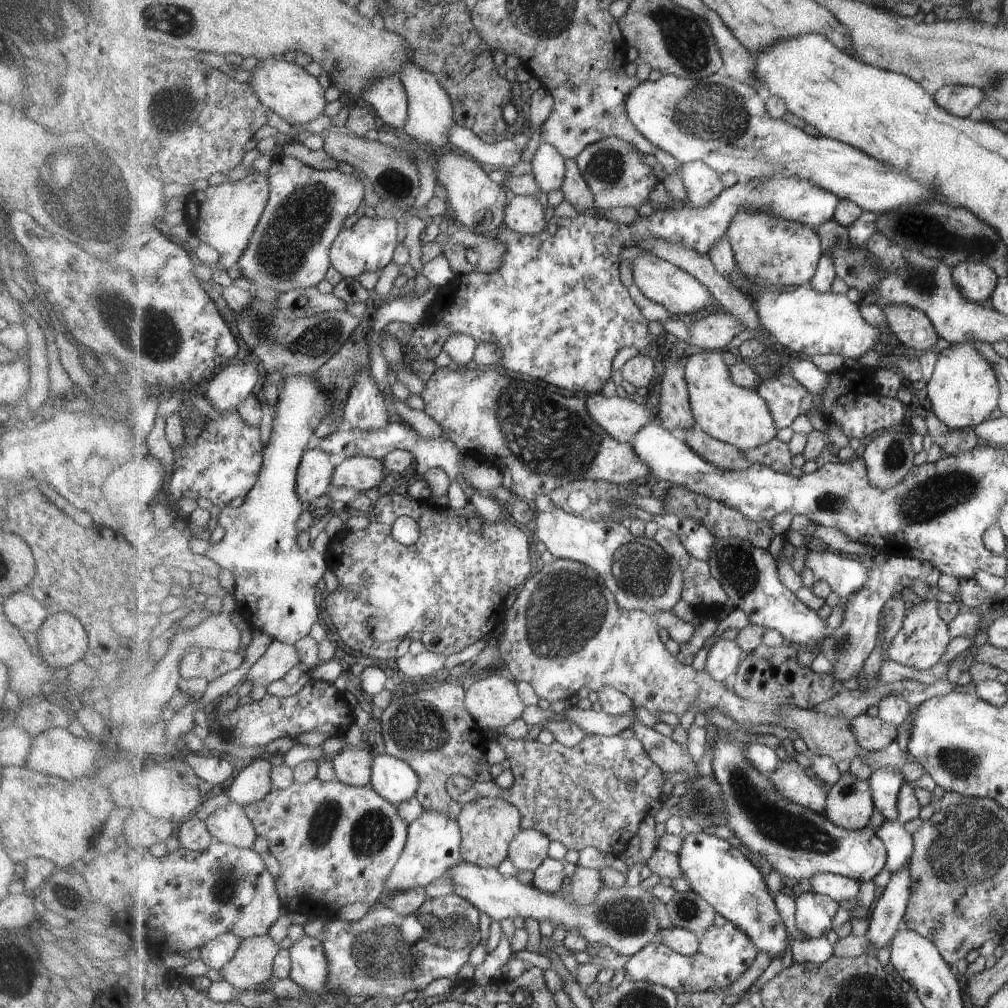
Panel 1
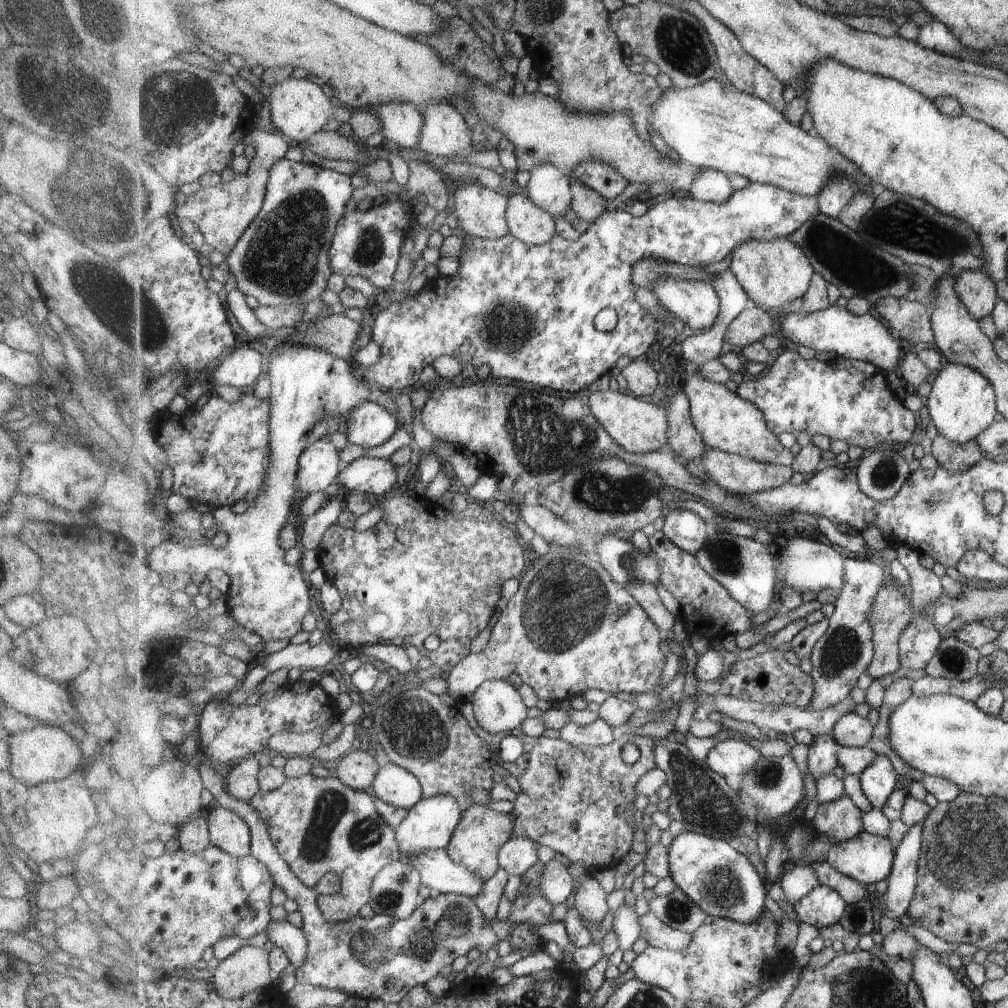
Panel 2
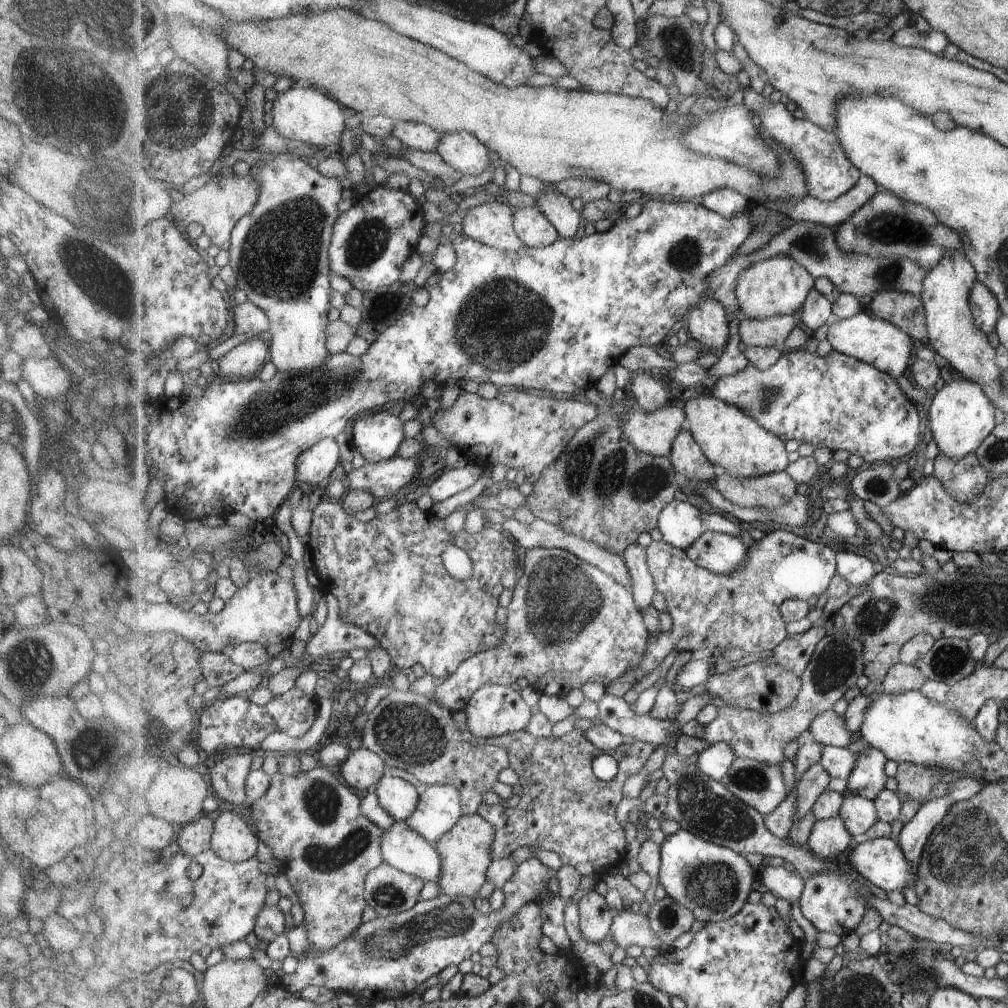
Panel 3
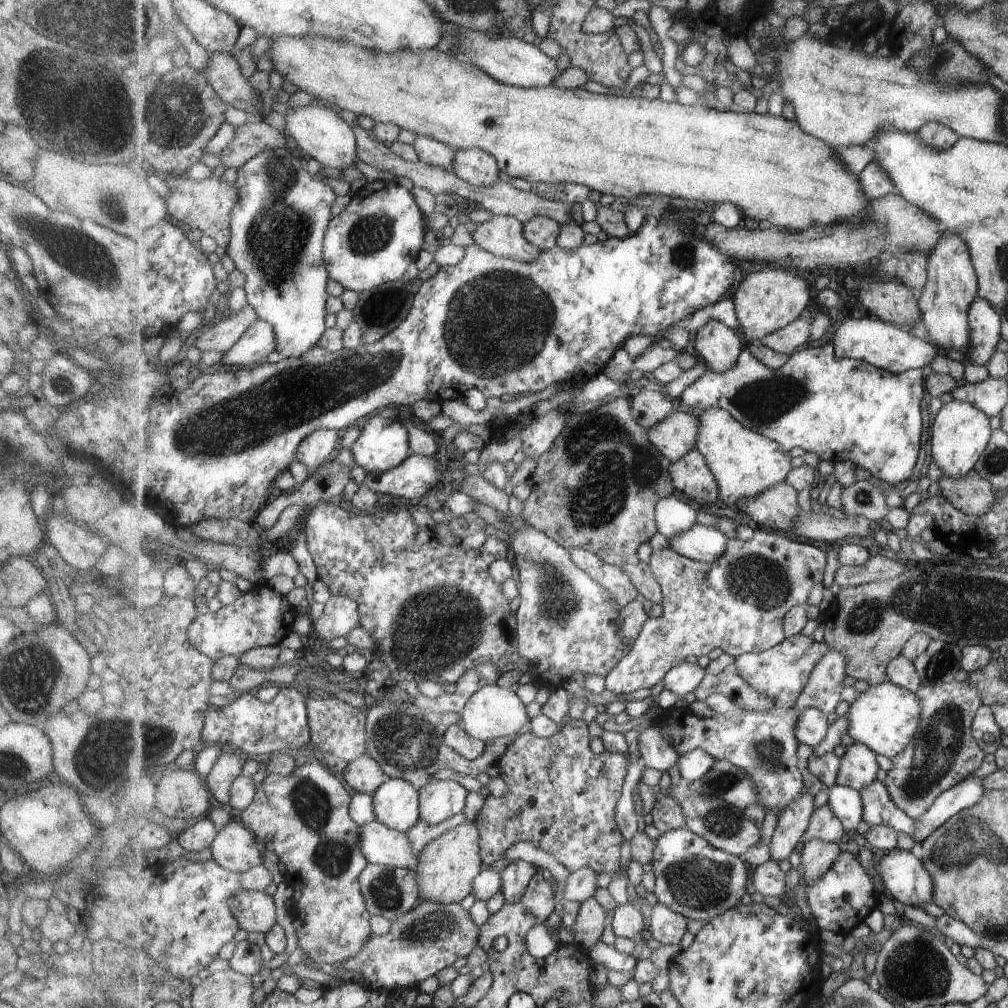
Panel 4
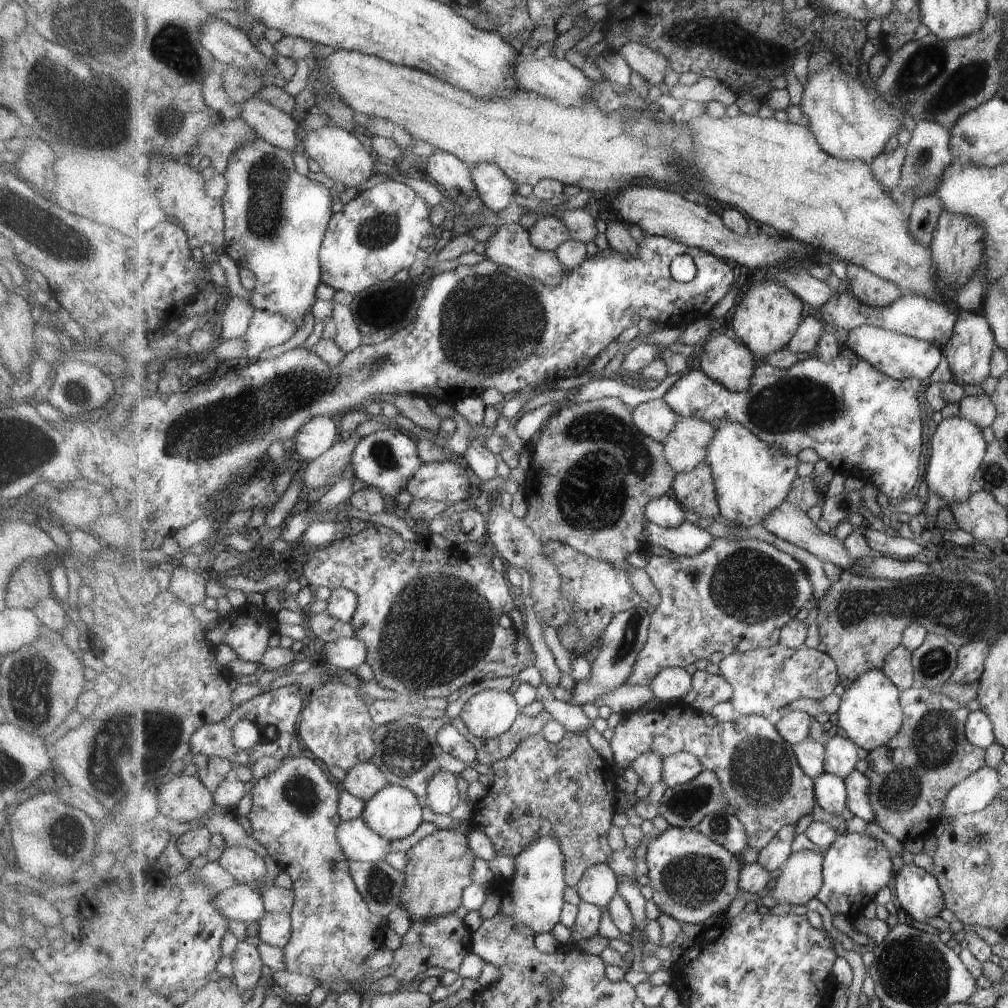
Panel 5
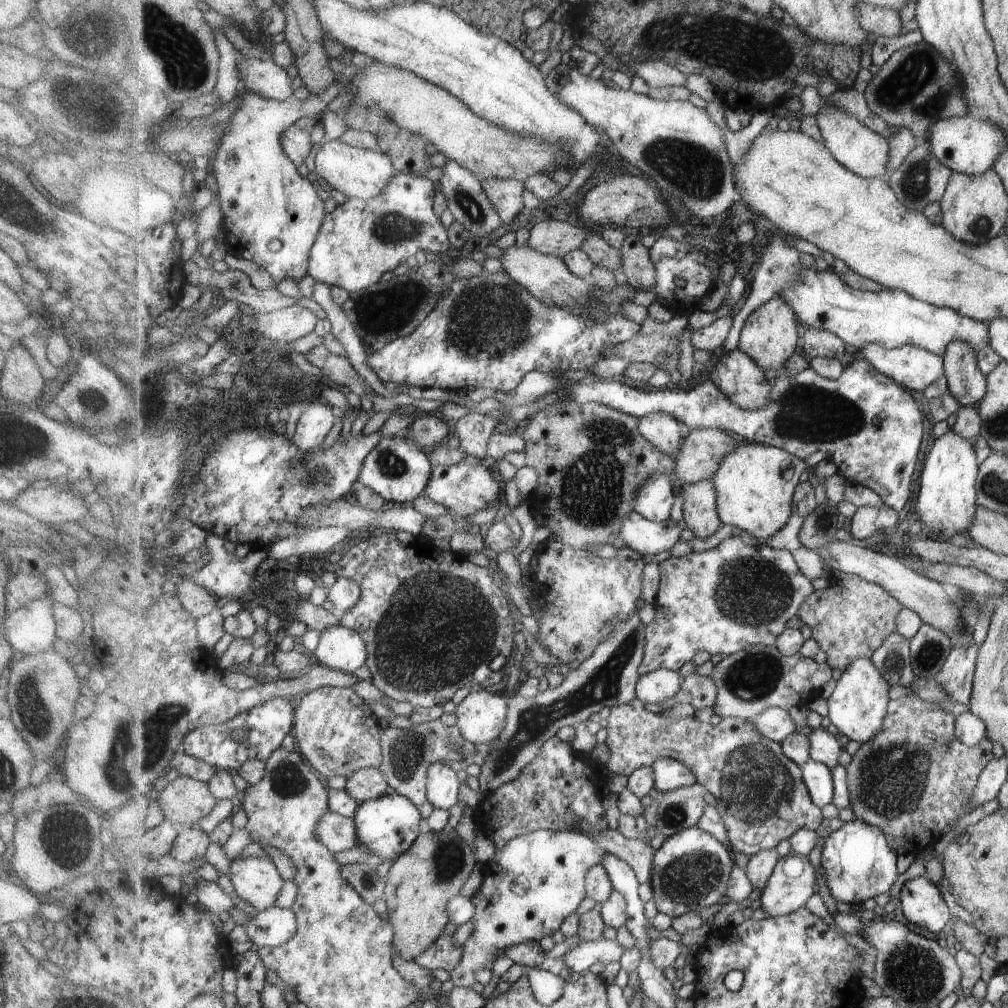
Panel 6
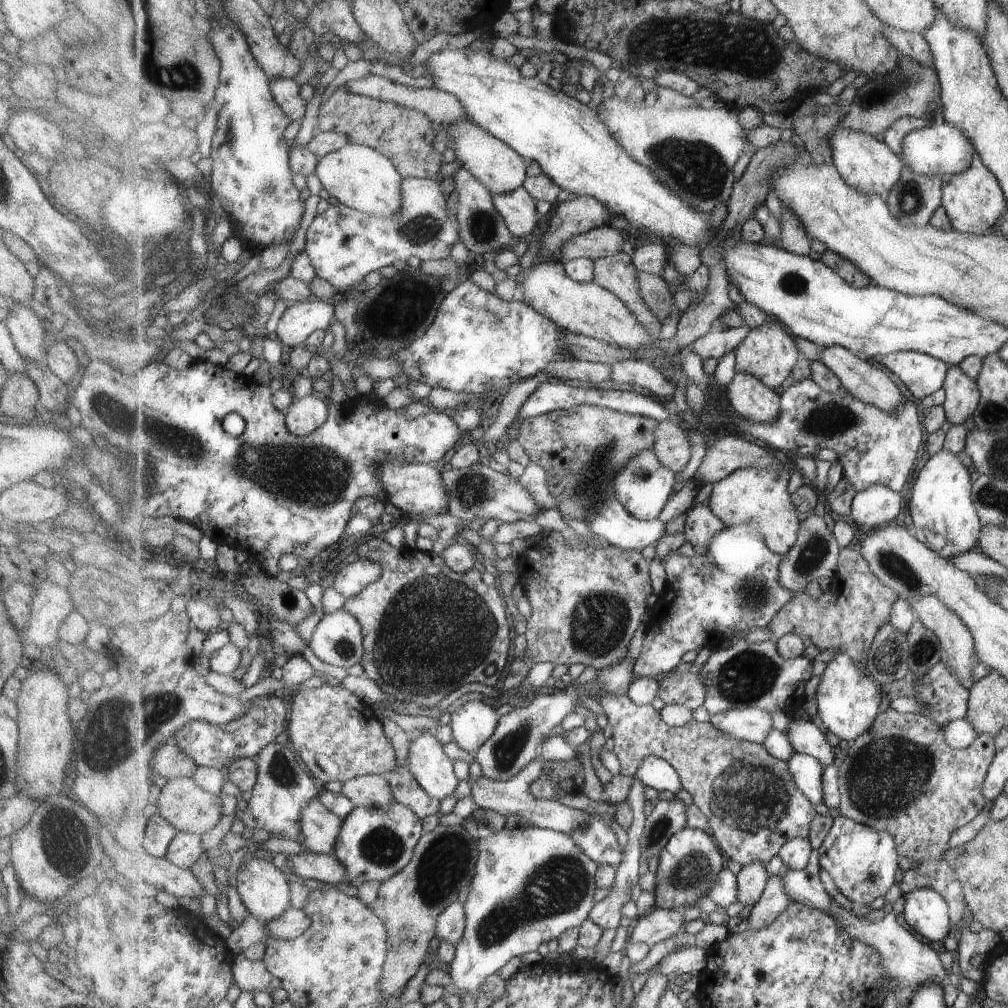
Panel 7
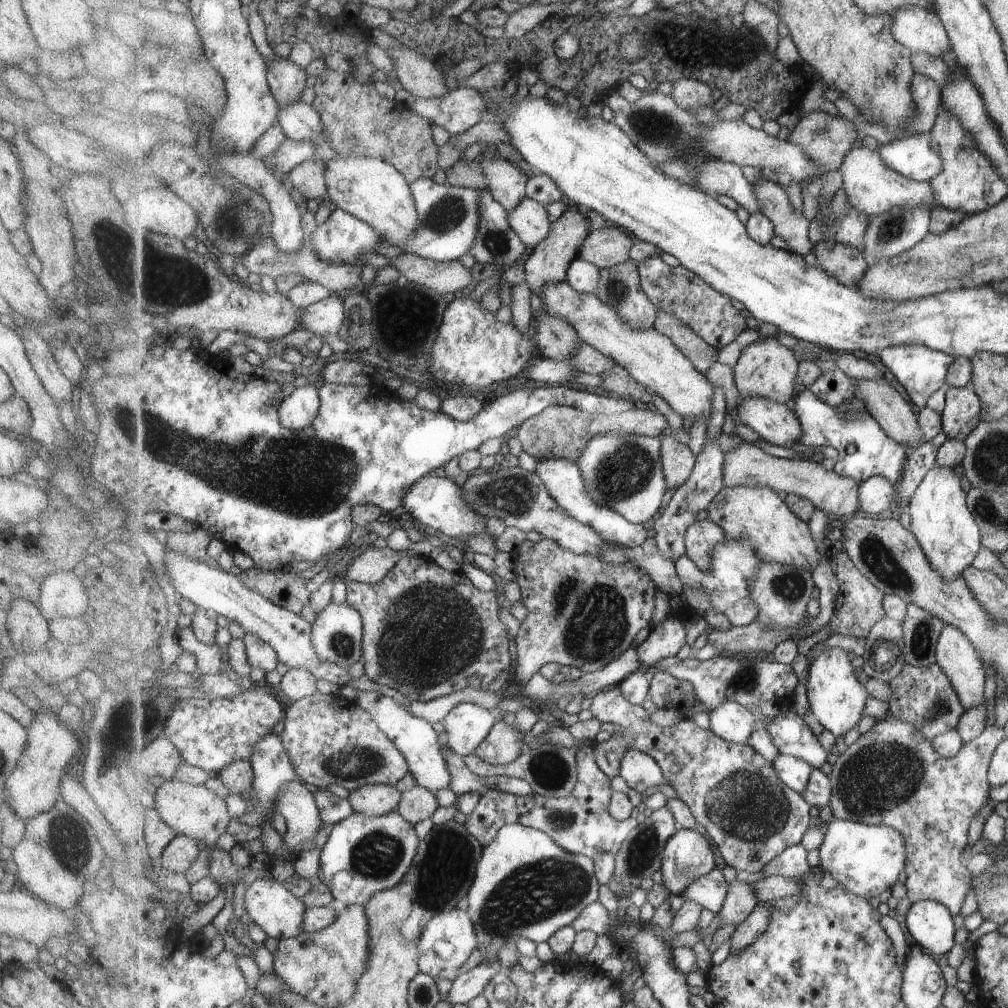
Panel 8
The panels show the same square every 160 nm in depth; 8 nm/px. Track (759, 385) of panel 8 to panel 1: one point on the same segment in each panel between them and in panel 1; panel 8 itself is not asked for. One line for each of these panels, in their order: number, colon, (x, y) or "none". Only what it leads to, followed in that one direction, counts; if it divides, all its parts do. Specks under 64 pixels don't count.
1: (771, 251)
2: (776, 274)
3: (776, 287)
4: (766, 301)
5: (766, 320)
6: (772, 334)
7: (770, 353)

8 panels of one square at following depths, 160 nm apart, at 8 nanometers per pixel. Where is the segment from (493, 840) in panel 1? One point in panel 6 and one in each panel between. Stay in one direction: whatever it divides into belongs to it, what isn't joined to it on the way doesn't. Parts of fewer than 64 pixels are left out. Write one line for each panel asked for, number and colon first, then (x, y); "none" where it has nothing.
2: (481, 835)
3: (466, 851)
4: (450, 865)
5: (439, 868)
6: (421, 882)

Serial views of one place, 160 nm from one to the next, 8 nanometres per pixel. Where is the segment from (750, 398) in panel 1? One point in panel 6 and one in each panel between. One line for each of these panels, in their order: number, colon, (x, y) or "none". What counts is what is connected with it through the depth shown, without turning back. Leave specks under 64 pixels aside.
2: (726, 421)
3: (734, 441)
4: (745, 463)
5: (753, 479)
6: (756, 484)

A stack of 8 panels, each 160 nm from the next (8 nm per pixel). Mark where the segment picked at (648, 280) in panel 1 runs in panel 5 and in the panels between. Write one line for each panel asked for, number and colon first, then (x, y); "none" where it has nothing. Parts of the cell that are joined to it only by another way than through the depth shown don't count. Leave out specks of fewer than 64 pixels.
2: (696, 304)
3: (707, 323)
4: (719, 346)
5: (725, 359)

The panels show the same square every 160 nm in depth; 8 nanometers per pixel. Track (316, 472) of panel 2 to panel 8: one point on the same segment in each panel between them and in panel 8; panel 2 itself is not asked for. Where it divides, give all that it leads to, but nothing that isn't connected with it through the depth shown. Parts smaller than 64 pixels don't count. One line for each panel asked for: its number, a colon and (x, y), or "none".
3: (315, 465)
4: (320, 447)
5: (320, 434)
6: (315, 423)
7: (303, 417)
8: (297, 411)

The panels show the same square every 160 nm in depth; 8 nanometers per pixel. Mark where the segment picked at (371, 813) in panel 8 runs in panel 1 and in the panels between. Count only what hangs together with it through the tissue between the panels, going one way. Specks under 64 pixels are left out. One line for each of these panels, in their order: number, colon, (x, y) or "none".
1: (353, 766)
2: (358, 770)
3: (362, 771)
4: (365, 775)
5: (366, 779)
6: (369, 783)
7: (373, 790)

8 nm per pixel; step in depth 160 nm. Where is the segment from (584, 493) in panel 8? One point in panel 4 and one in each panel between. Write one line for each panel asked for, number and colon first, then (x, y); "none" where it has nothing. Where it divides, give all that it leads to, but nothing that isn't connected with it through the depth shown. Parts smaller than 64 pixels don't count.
4: (706, 544)
5: (686, 539)
6: (647, 537)
7: (614, 523)

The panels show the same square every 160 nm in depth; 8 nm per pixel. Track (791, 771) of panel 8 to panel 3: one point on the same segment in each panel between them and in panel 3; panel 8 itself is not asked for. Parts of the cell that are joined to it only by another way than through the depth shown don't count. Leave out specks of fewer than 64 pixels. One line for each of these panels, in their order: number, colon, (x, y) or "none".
3: (859, 813)
4: (847, 803)
5: (831, 790)
6: (818, 777)
7: (808, 772)

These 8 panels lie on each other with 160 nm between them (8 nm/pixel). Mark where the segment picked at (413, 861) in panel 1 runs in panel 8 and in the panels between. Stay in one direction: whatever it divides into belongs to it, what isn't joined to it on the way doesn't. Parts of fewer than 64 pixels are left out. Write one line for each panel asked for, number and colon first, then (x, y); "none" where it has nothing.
2: (431, 824)
3: (440, 807)
4: (440, 800)
5: (443, 795)
6: (443, 784)
7: (435, 772)
8: (414, 736)

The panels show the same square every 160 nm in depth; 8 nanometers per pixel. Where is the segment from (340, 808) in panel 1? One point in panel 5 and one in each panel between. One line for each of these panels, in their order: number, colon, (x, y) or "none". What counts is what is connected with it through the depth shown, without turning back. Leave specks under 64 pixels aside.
2: (319, 825)
3: (326, 846)
4: (305, 818)
5: (294, 813)

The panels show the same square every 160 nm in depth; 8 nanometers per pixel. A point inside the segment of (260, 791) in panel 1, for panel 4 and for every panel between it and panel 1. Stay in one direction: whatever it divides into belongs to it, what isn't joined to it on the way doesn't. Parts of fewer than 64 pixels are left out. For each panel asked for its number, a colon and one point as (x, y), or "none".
2: (242, 782)
3: (229, 776)
4: (228, 767)

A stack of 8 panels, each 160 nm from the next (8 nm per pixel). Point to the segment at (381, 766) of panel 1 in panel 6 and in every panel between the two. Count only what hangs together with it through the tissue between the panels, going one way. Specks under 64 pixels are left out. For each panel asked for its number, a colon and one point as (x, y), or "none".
2: (395, 785)
3: (400, 798)
4: (397, 802)
5: (395, 813)
6: (388, 826)

